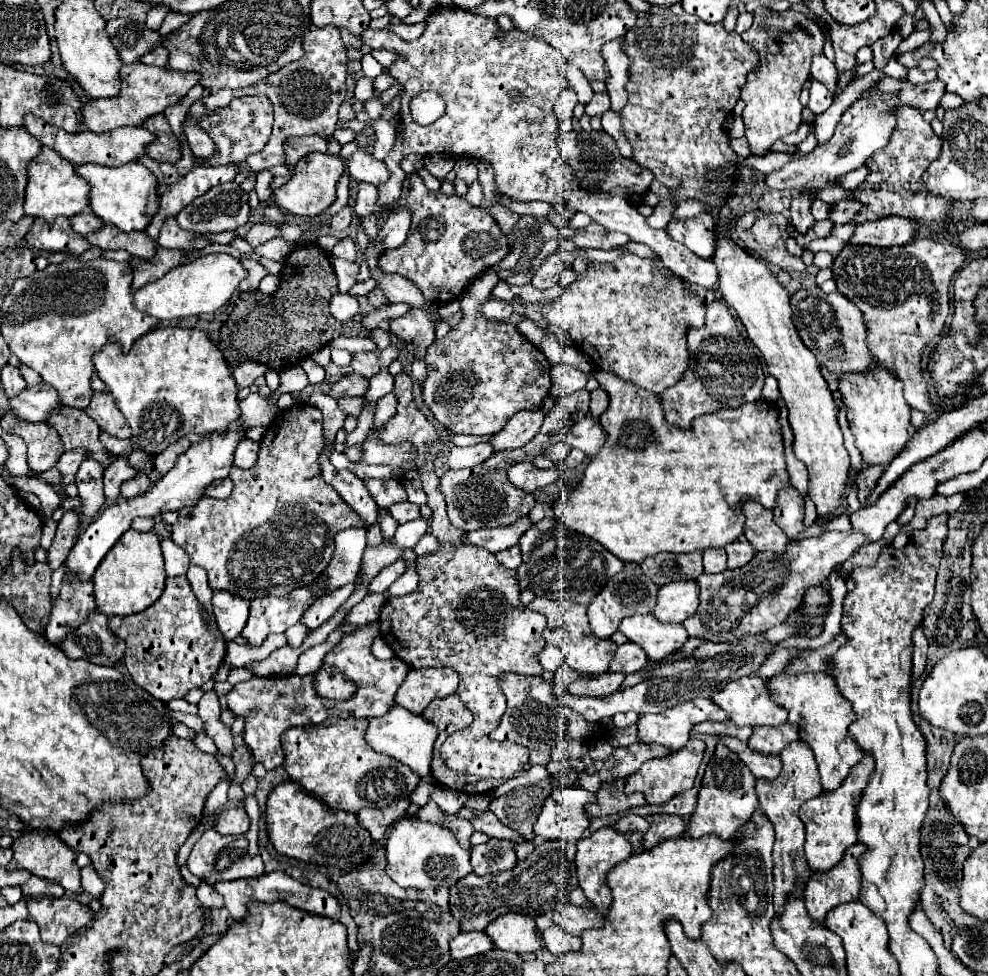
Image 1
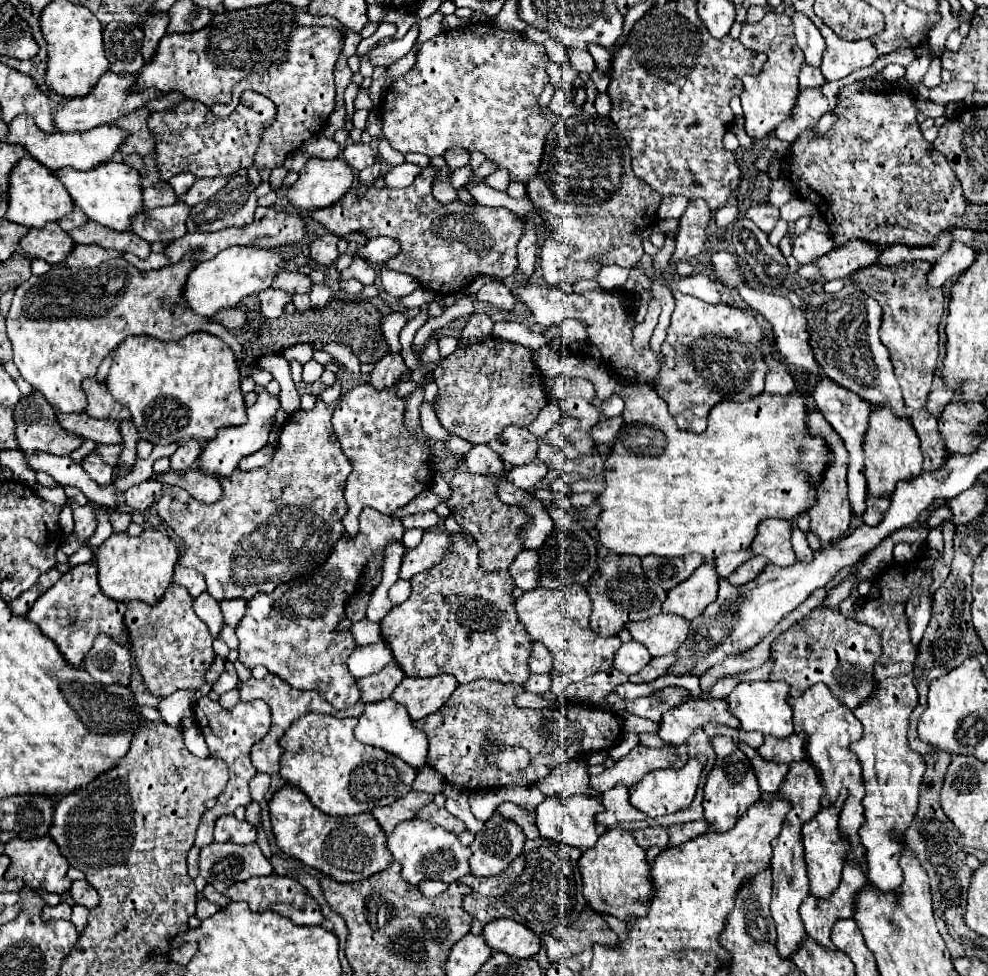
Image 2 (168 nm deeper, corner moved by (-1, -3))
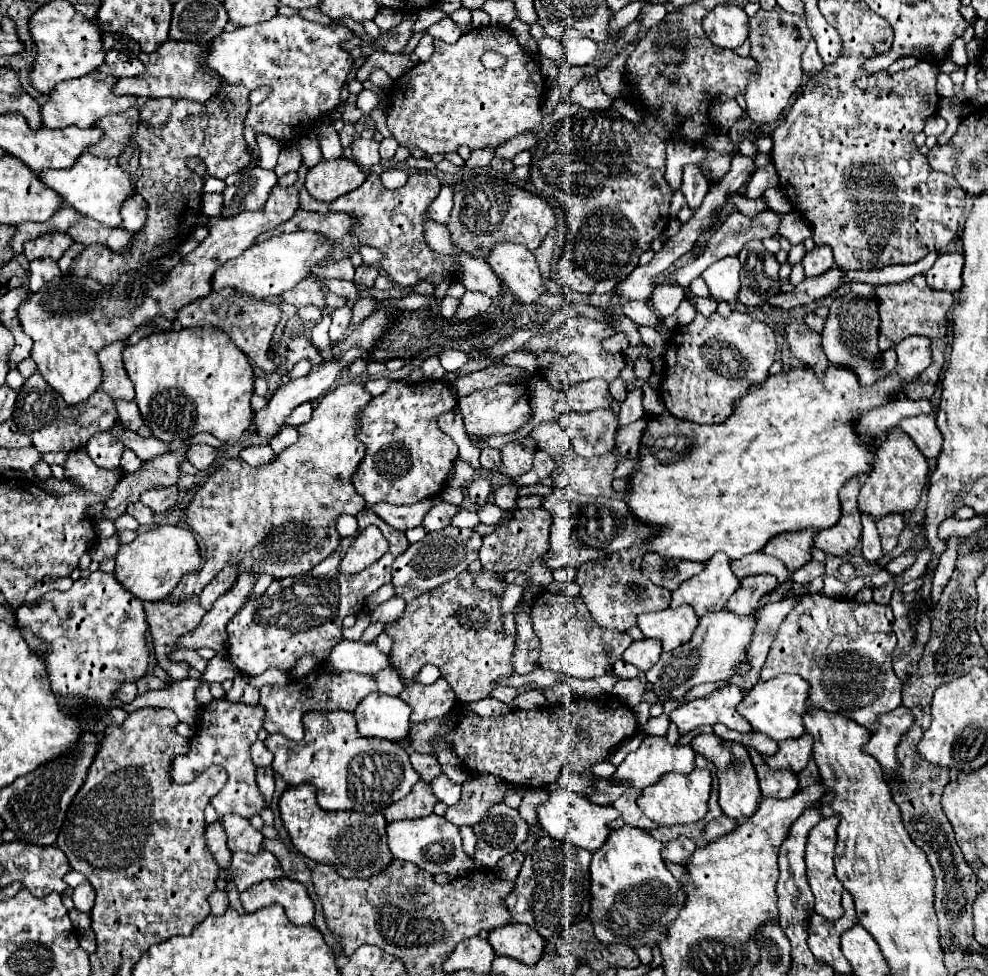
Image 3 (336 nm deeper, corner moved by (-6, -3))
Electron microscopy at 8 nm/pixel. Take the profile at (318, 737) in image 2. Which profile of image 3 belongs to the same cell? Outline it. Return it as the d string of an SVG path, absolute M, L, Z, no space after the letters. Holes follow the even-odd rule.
M347 711L305 713L303 727L305 727L305 737L299 743L285 739L283 735L269 735L265 739L265 745L269 751L273 751L275 759L273 759L271 767L283 777L283 781L289 785L299 785L299 783L315 785L319 805L325 811L349 809L349 811L359 811L359 813L381 813L391 803L405 797L411 791L411 787L419 781L417 771L409 763L407 751L401 749L395 741L361 737L357 731L353 713L347 713Z

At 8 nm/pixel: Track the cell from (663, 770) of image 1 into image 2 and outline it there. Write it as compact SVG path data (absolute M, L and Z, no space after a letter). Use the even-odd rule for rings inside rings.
M698 755L698 757L690 757L688 763L680 769L654 769L654 771L650 771L644 777L644 781L630 787L630 803L636 809L644 811L648 817L660 817L660 815L666 815L666 813L686 809L694 799L694 793L696 793L704 765L706 765L706 757Z

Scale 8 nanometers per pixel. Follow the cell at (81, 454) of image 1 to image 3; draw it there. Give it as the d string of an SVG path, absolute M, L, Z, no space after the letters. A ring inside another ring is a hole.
M127 449L127 451L123 453L123 457L121 457L121 465L123 465L123 469L125 469L127 473L133 473L133 471L139 471L143 463L141 463L141 459L139 459L133 451Z

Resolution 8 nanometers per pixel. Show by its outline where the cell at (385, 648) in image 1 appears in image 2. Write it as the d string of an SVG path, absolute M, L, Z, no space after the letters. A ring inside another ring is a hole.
M378 641L374 645L366 645L366 647L356 647L352 651L352 655L348 657L348 671L354 677L366 677L372 673L378 673L384 665L388 665L392 661L392 653L390 647L386 647L384 641Z

